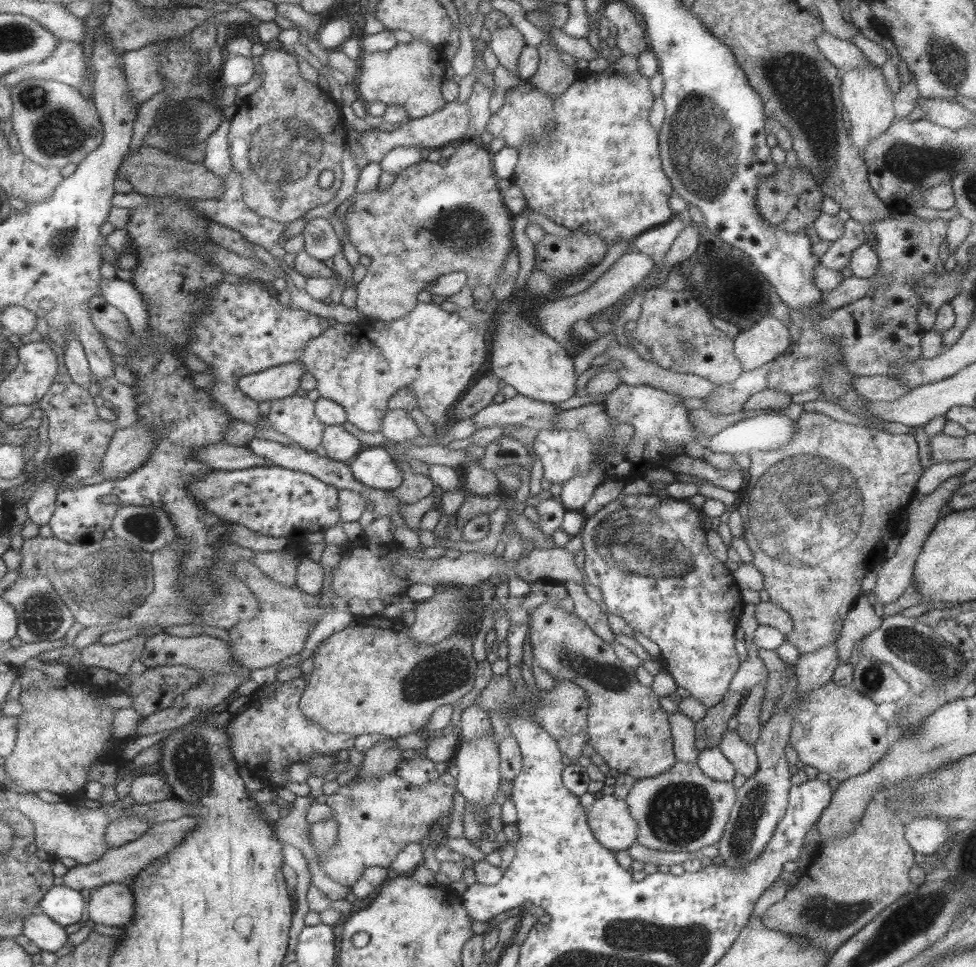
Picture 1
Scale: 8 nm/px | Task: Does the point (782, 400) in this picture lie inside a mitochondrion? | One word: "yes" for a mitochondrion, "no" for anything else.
no

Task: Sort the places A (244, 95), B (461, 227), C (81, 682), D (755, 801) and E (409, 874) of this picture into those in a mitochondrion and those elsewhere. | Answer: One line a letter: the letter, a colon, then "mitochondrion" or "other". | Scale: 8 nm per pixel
A: other
B: mitochondrion
C: other
D: mitochondrion
E: other

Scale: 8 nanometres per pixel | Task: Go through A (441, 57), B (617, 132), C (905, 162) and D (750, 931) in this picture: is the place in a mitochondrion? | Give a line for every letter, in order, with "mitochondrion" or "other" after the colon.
A: other
B: other
C: mitochondrion
D: other

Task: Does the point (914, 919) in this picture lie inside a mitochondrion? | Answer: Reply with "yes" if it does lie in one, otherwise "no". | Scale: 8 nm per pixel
yes

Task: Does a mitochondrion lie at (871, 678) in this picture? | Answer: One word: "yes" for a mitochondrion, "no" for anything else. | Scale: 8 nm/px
yes

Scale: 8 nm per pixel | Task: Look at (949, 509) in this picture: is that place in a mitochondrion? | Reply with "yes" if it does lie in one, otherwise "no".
no

